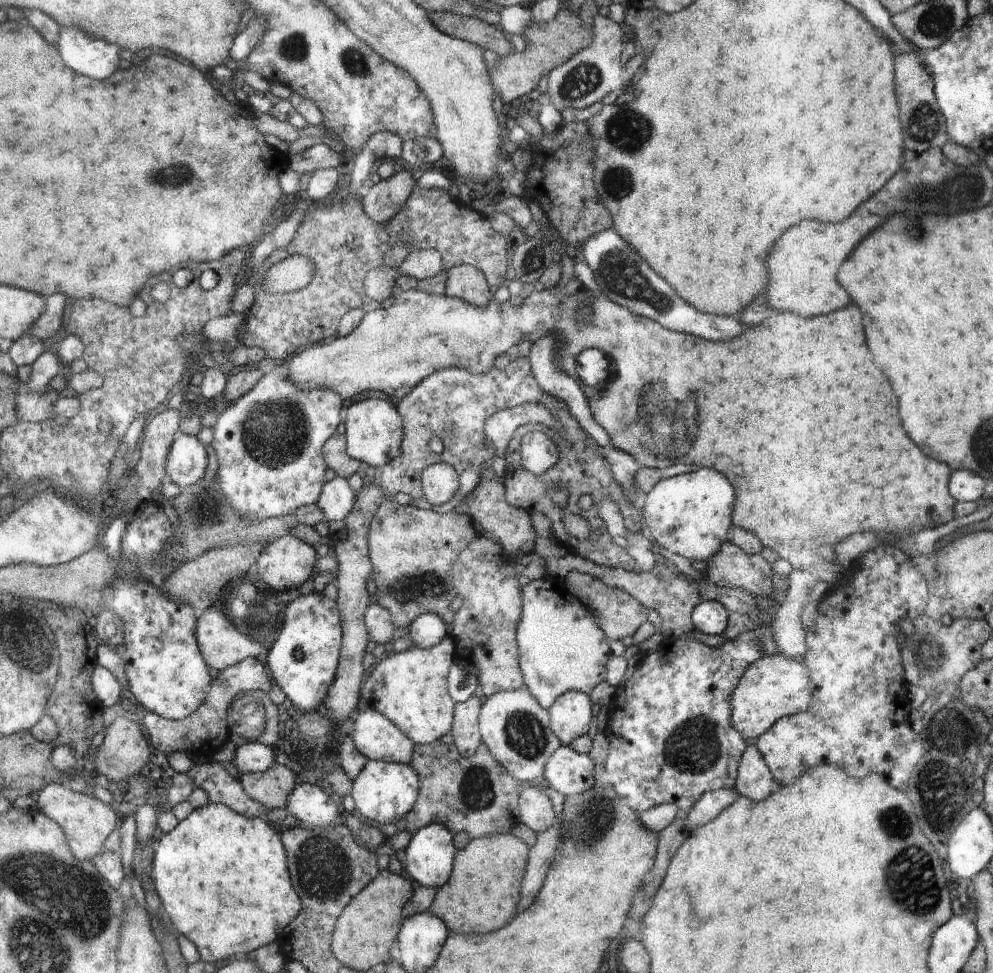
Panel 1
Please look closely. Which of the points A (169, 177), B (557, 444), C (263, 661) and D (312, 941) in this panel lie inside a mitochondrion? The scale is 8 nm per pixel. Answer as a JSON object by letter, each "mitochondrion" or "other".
{"A":"mitochondrion","B":"other","C":"other","D":"other"}

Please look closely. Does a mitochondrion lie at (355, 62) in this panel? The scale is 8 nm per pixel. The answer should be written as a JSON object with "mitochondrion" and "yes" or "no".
{"mitochondrion":"yes"}

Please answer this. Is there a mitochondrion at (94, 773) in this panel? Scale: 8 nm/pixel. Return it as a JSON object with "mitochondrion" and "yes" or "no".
{"mitochondrion":"no"}

